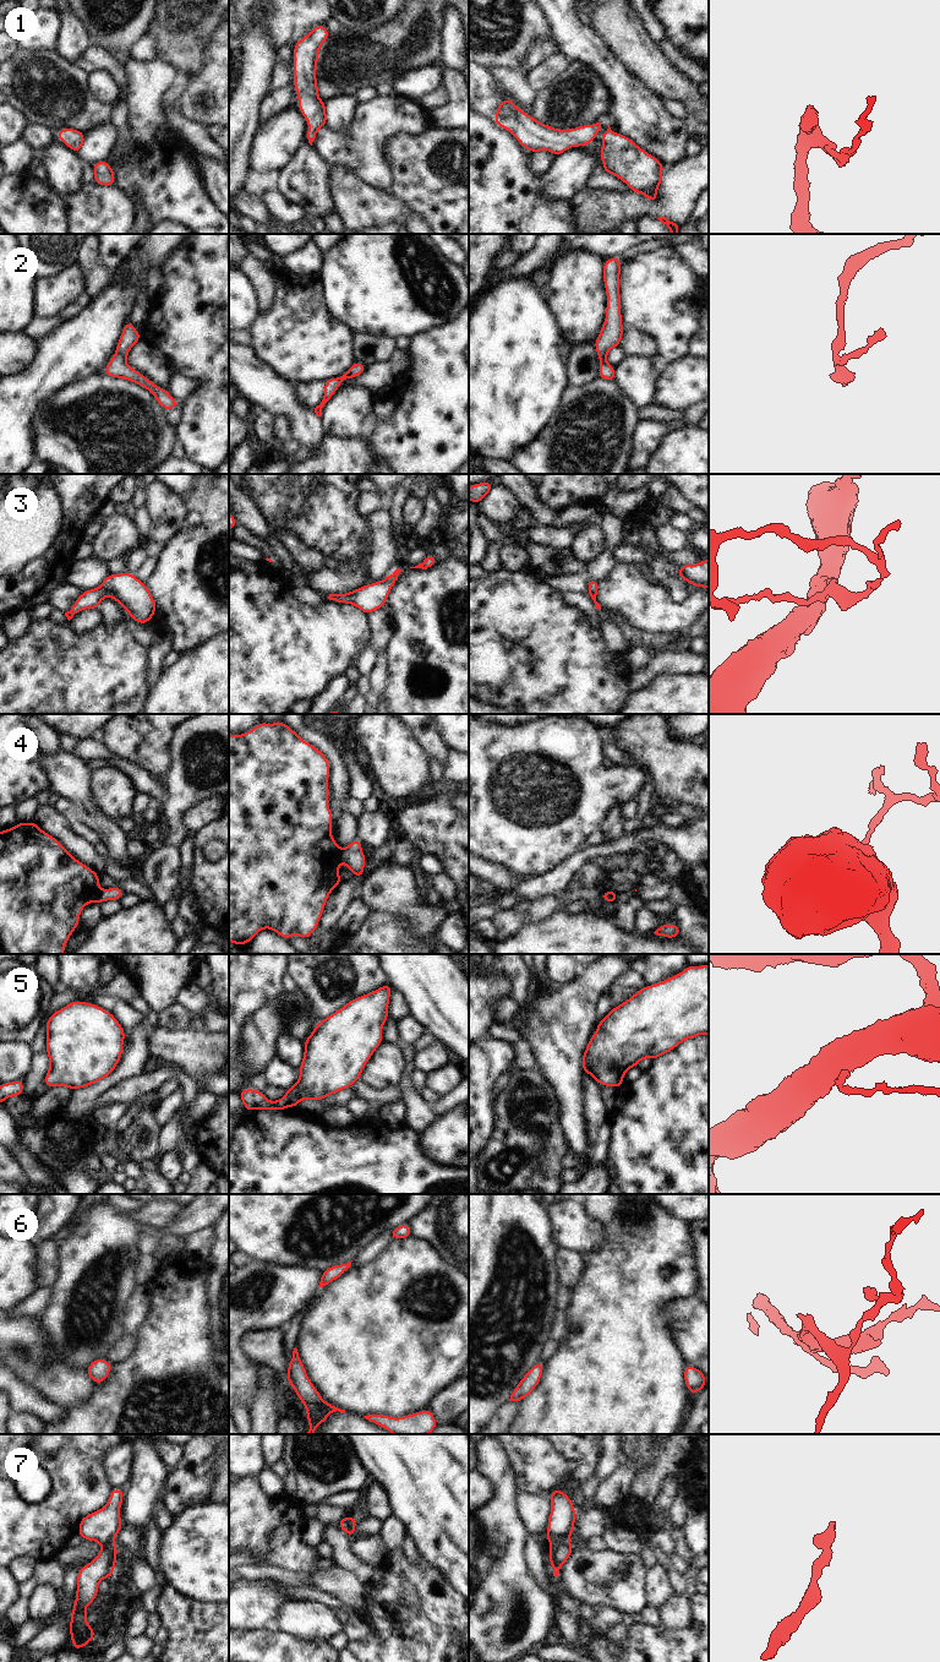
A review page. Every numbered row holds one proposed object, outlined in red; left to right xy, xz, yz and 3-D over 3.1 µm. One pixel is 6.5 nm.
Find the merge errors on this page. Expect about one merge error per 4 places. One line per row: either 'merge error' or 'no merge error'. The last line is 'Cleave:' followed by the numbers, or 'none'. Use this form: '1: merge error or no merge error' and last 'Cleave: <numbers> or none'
1: no merge error
2: no merge error
3: no merge error
4: merge error
5: no merge error
6: no merge error
7: no merge error
Cleave: 4

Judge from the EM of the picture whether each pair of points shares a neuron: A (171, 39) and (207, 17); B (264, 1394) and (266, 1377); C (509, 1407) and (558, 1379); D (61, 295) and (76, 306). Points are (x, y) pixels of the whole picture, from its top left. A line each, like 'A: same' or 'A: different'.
A: same
B: same
C: different
D: different

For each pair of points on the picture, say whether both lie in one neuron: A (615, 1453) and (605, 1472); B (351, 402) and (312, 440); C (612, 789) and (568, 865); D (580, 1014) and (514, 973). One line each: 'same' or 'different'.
A: same
B: different
C: different
D: different

